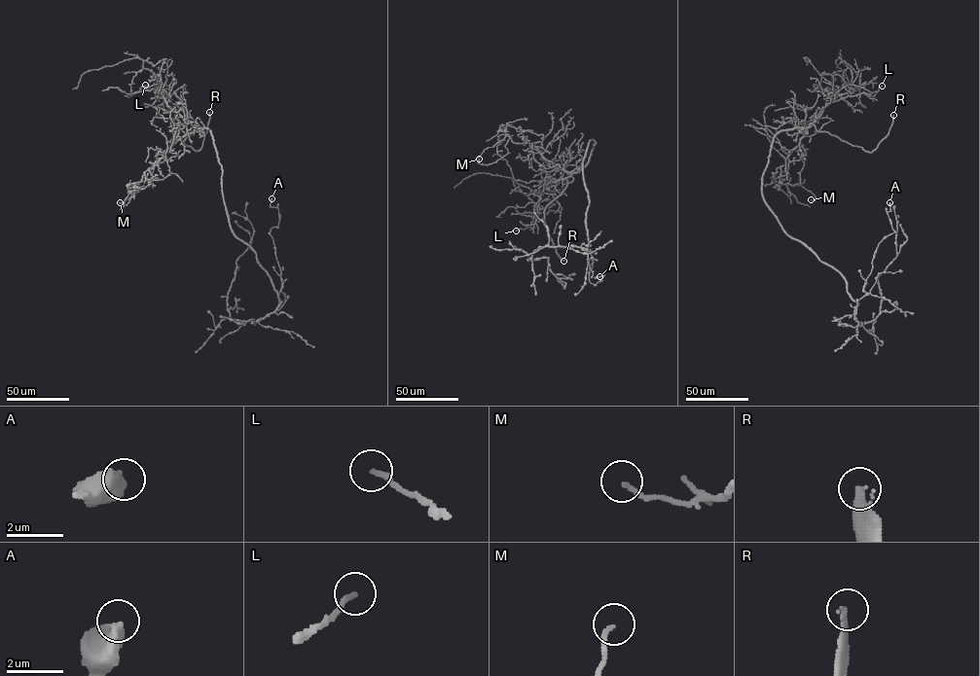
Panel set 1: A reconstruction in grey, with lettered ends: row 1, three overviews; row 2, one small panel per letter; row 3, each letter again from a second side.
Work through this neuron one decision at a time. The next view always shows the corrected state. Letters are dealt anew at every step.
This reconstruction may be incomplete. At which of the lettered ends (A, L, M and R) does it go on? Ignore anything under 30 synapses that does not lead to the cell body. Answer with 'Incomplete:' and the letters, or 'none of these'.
Incomplete: R

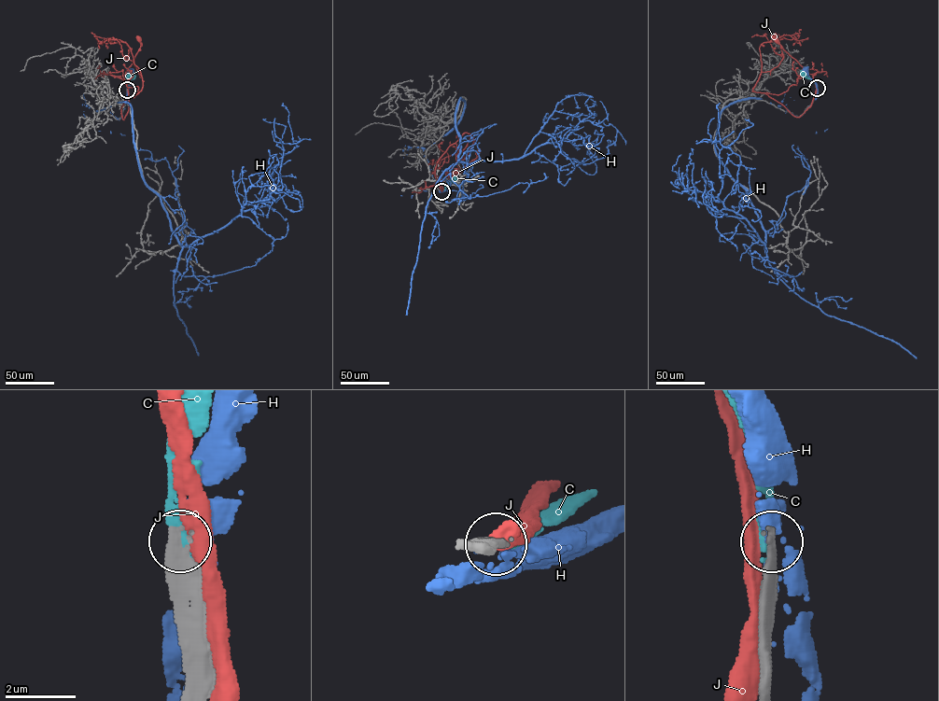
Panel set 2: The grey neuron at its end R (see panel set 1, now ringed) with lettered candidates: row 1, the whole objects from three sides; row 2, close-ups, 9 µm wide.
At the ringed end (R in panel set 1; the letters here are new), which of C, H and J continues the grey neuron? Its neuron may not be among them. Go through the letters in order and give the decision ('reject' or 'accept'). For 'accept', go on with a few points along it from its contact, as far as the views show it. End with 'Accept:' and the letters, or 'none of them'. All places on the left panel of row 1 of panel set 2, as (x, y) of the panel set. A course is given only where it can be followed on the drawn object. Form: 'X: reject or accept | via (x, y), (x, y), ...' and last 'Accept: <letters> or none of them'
C: accept | via (127, 90), (133, 76)
H: reject
J: reject
Accept: C

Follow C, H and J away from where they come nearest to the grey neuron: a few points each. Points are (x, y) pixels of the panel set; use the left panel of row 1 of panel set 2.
C: (127, 90), (133, 76)
H: (127, 89), (119, 119), (103, 109), (130, 105), (141, 177), (185, 245), (269, 192), (286, 127), (265, 119)
J: (127, 89), (123, 79), (114, 76), (123, 76), (133, 61), (141, 44), (138, 38)

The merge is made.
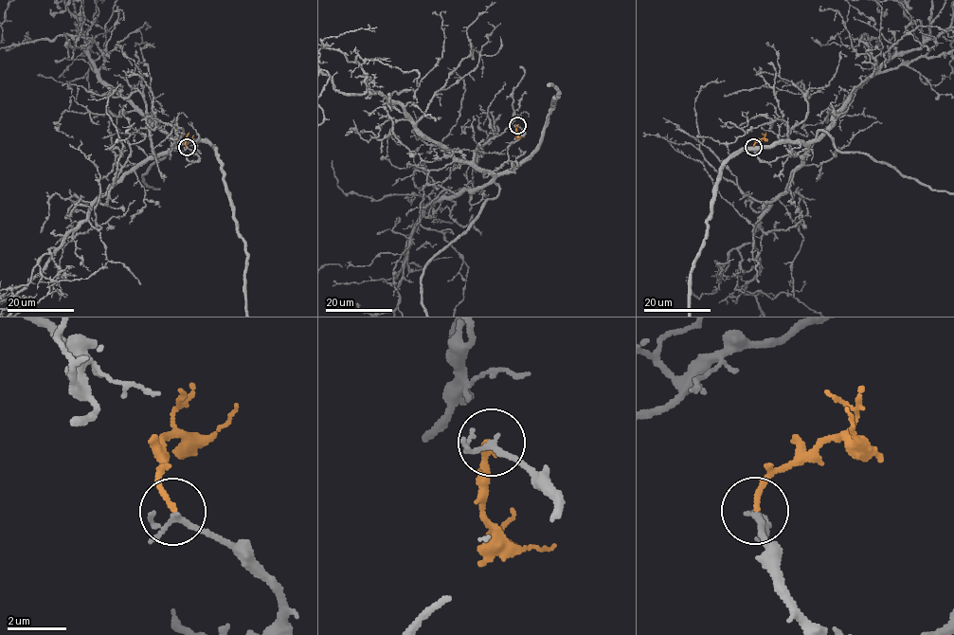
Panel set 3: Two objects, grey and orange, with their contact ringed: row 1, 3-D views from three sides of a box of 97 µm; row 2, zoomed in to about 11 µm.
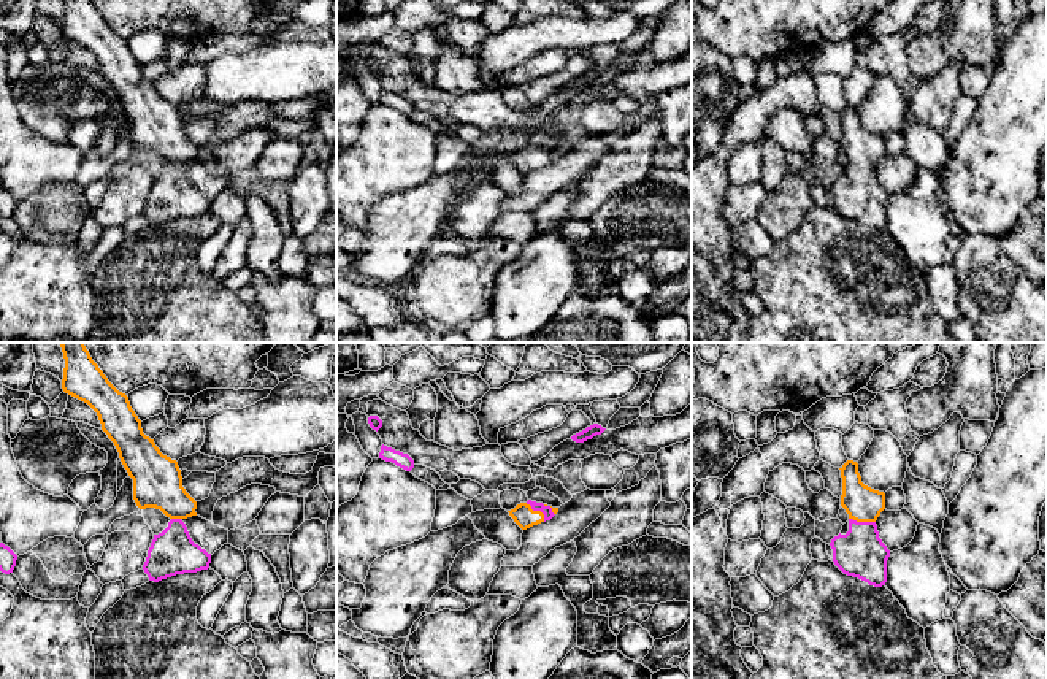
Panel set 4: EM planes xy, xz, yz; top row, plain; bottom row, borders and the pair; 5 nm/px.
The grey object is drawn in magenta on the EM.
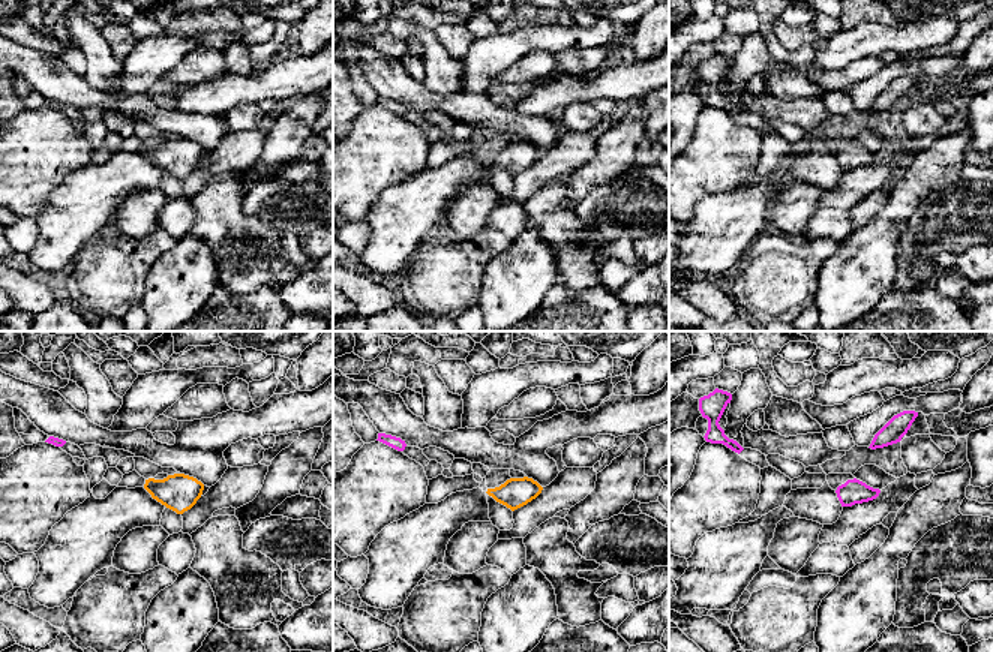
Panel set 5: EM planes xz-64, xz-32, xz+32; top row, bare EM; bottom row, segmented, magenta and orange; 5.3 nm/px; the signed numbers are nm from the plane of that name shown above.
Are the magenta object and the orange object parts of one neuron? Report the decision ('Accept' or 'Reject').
Accept

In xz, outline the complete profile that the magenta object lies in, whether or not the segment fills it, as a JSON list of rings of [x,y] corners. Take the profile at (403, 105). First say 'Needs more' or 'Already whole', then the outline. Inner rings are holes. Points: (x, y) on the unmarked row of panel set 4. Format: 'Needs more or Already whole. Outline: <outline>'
Already whole. Outline: [[[384,89],[381,90],[379,103],[392,106],[406,116],[411,116],[414,113],[414,105],[408,98],[403,98]]]

